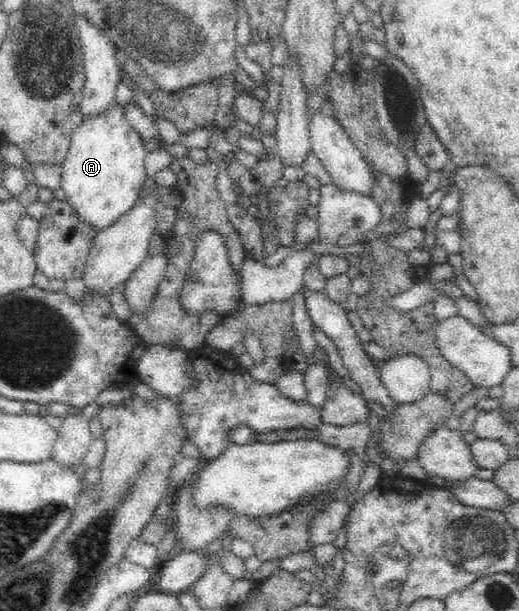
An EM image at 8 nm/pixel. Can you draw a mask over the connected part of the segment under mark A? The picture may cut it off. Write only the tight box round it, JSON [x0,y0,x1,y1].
[60,103,146,234]

